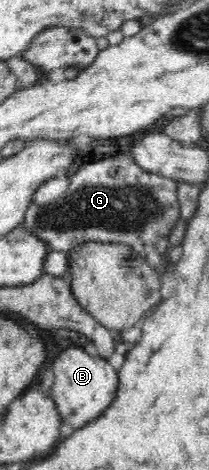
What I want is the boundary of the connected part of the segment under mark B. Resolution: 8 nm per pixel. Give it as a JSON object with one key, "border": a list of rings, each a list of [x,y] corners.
{"border":[[[79,348],[63,350],[53,362],[50,397],[63,426],[78,429],[95,420],[111,404],[117,392],[117,370],[107,360],[90,356]]]}

